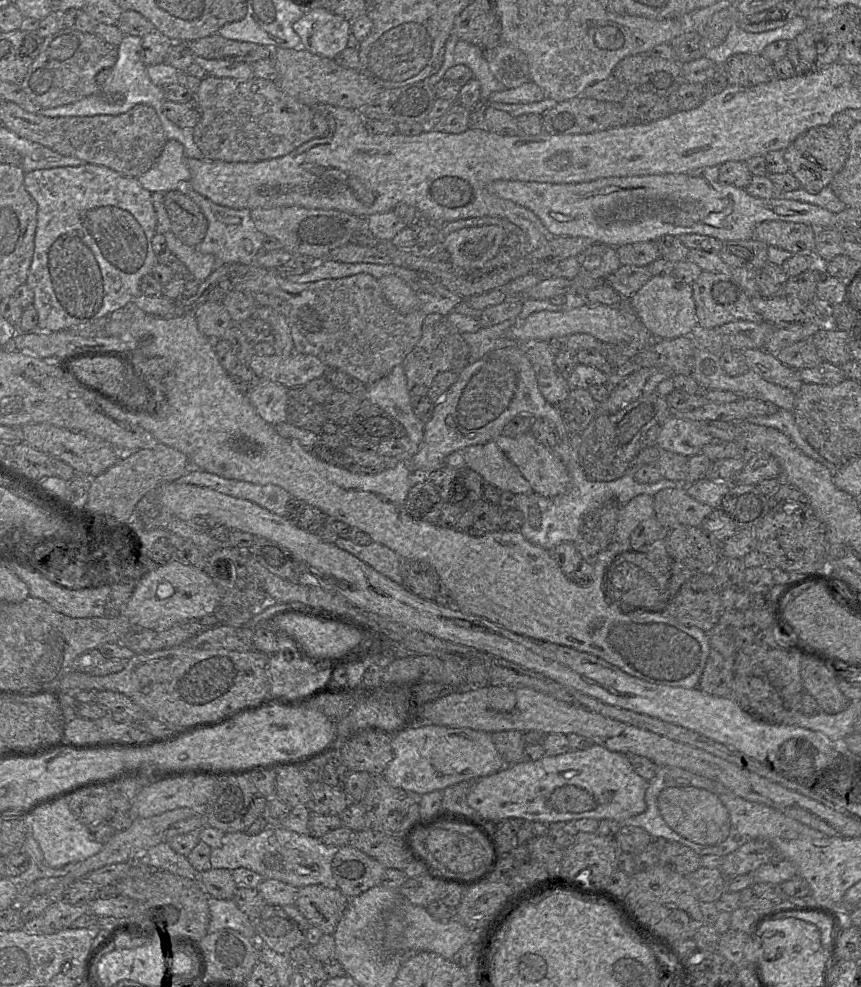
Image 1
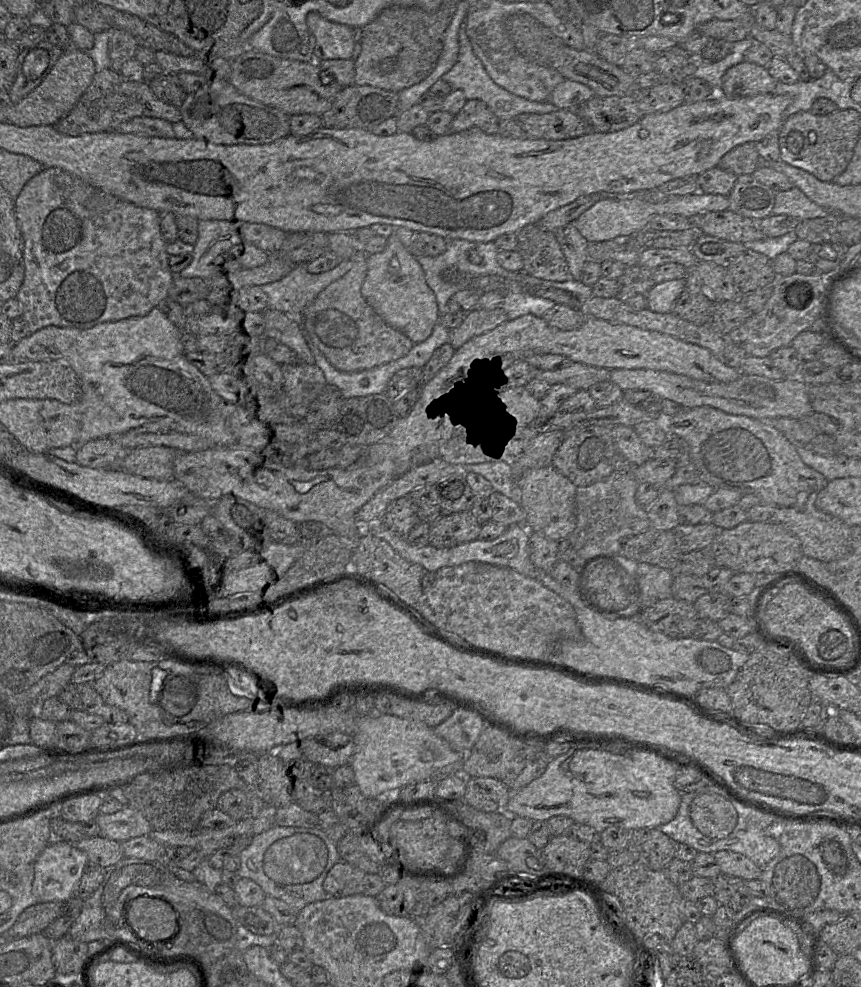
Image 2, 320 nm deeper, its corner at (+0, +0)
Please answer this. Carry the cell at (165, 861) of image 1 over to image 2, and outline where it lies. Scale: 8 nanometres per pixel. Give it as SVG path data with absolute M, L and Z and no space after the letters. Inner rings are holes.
M102 836L84 837L71 844L86 853L89 863L100 865L103 868L116 864L124 858L121 842Z

